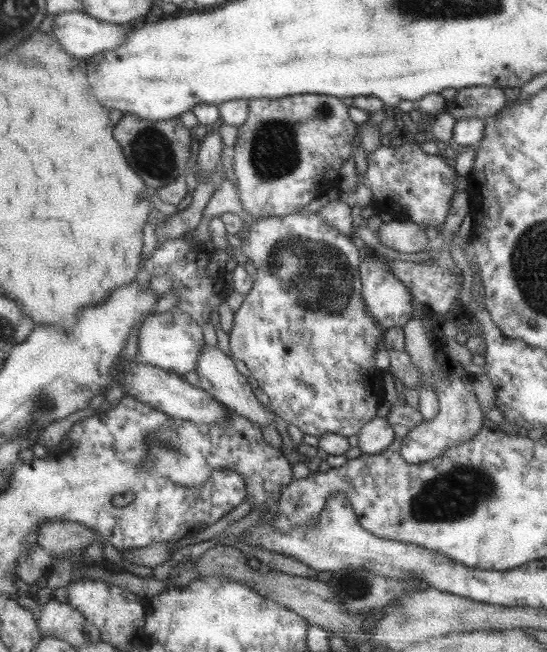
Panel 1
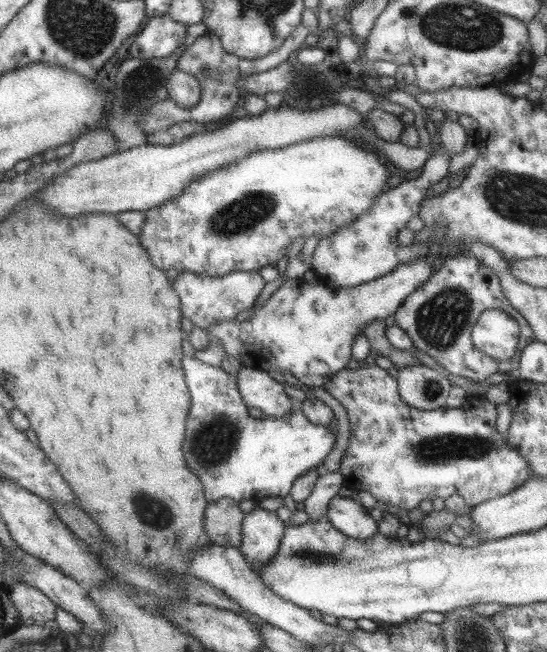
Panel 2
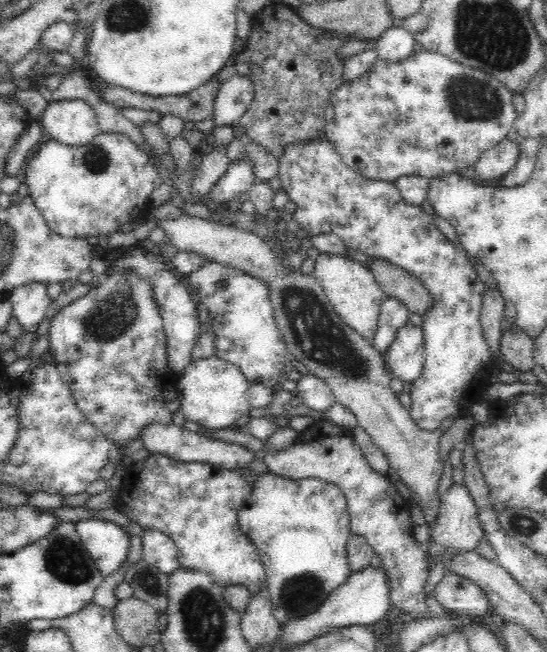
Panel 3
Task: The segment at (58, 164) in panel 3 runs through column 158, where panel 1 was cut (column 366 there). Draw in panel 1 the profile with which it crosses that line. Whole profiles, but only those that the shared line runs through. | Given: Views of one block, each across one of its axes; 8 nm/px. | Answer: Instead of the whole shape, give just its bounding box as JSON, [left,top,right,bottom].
[358,141,460,230]

